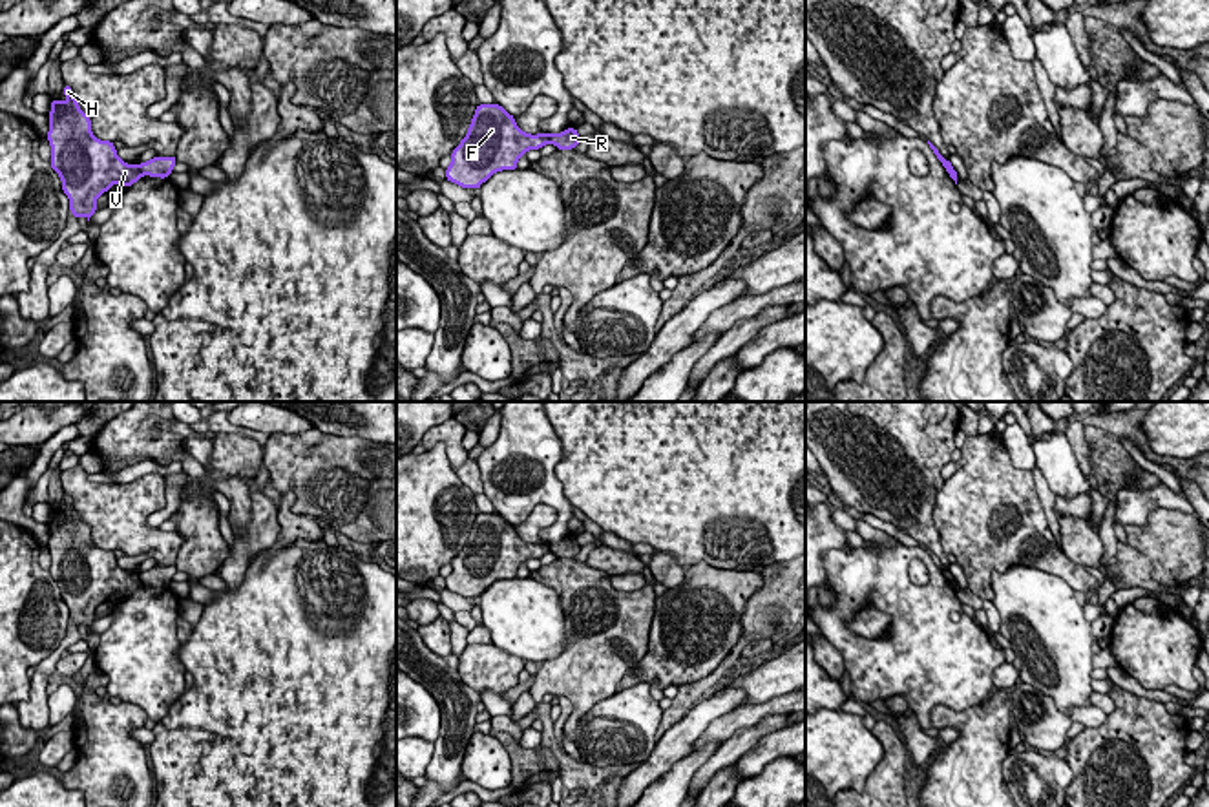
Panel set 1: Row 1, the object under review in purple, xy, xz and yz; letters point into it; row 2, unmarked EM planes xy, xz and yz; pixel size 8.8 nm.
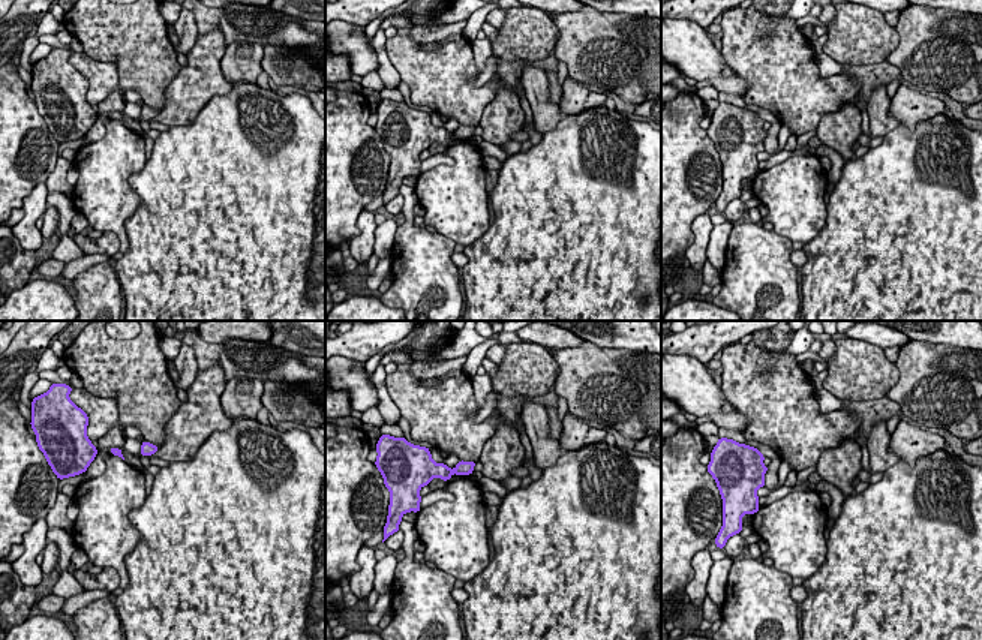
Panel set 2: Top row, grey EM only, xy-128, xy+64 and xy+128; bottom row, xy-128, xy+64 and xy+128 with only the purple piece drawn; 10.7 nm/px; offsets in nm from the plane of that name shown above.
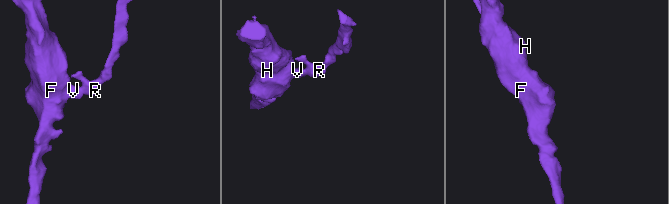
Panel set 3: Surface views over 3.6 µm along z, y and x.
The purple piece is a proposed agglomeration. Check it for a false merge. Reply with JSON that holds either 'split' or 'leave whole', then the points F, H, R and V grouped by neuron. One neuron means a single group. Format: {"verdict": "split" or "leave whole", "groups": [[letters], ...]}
{"verdict": "split", "groups": [["F", "H", "V"], ["R"]]}

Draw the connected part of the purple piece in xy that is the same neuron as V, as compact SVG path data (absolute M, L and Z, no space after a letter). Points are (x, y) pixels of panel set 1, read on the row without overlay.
M64 493L66 511L51 509L47 524L51 535L47 550L51 555L51 577L62 590L69 608L69 621L79 628L99 619L95 610L111 593L122 597L137 592L142 582L137 573L119 568L115 553L100 550L91 540L91 528L80 519L73 498Z

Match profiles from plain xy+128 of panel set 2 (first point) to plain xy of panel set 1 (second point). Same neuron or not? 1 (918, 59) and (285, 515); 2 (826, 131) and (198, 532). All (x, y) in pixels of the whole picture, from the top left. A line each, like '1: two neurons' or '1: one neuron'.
1: two neurons
2: one neuron

